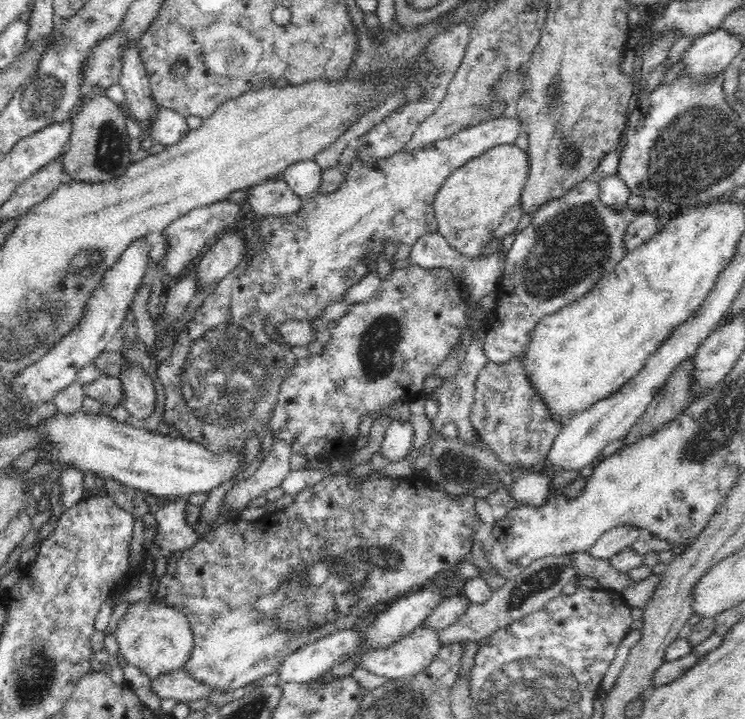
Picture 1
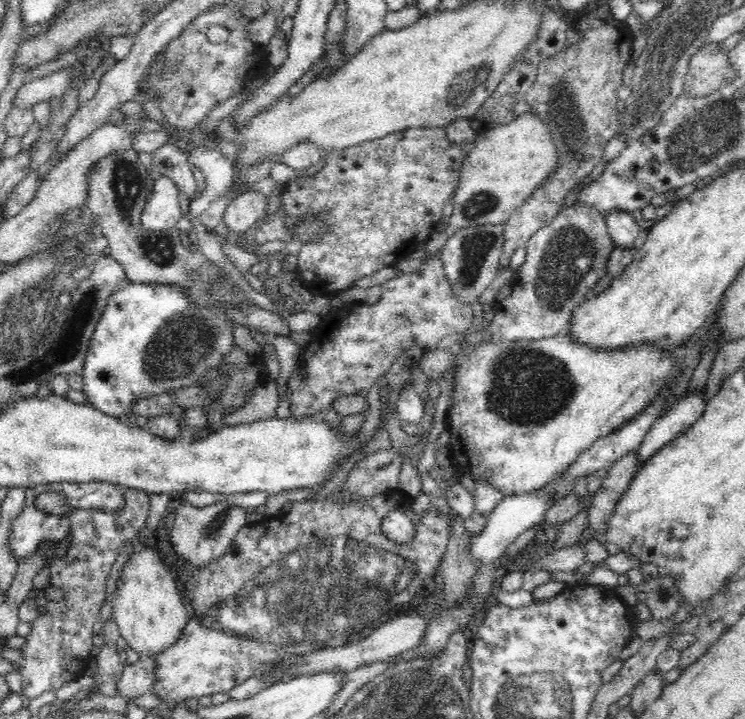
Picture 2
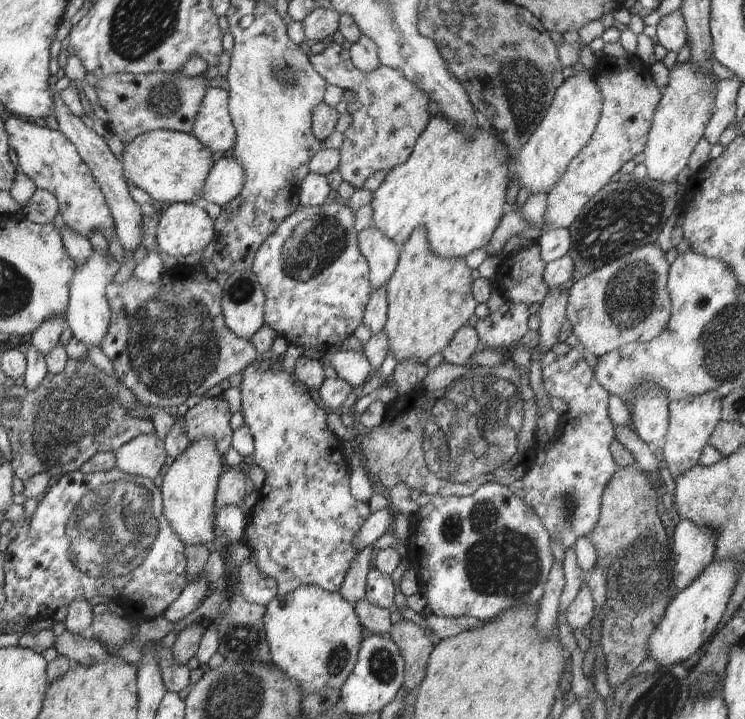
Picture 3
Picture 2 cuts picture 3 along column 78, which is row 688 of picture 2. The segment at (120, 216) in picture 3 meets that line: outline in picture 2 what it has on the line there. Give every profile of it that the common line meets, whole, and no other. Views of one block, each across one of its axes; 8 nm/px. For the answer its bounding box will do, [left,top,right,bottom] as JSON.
[118,655,157,702]

